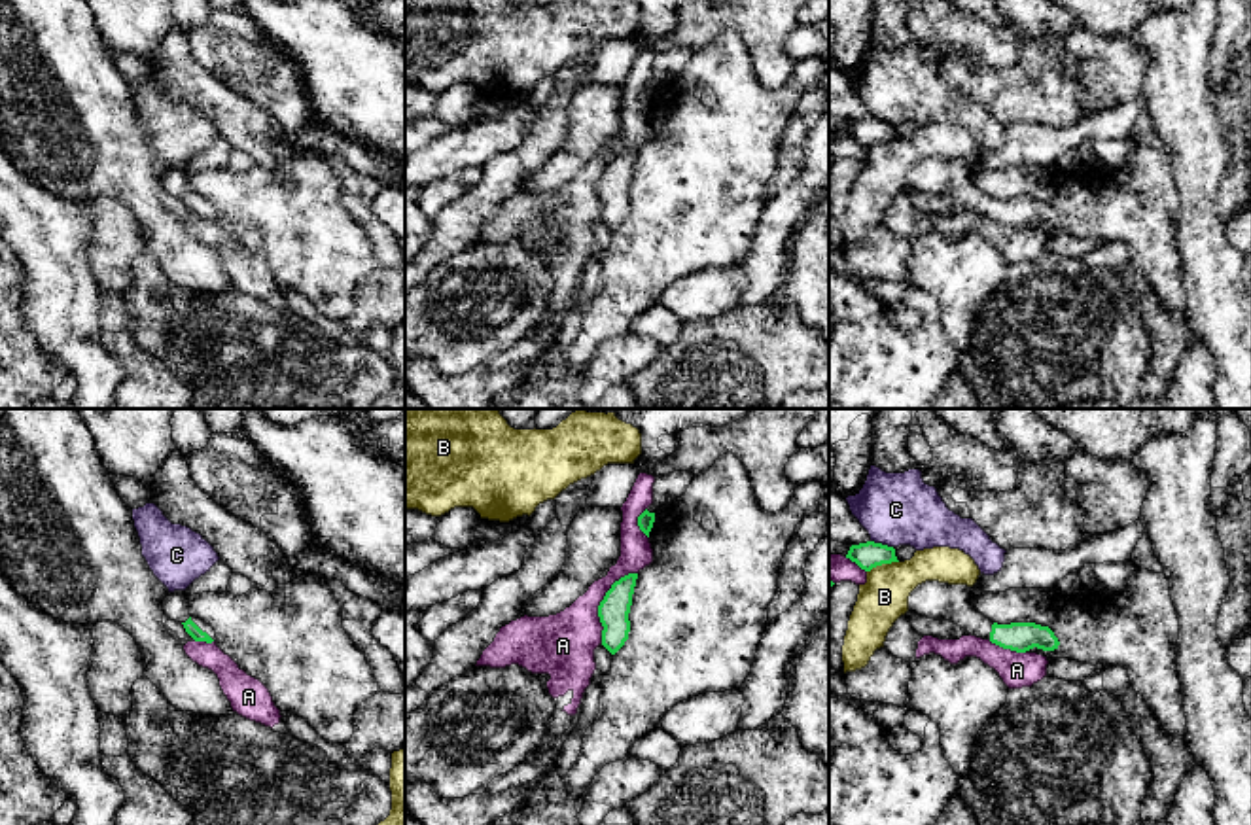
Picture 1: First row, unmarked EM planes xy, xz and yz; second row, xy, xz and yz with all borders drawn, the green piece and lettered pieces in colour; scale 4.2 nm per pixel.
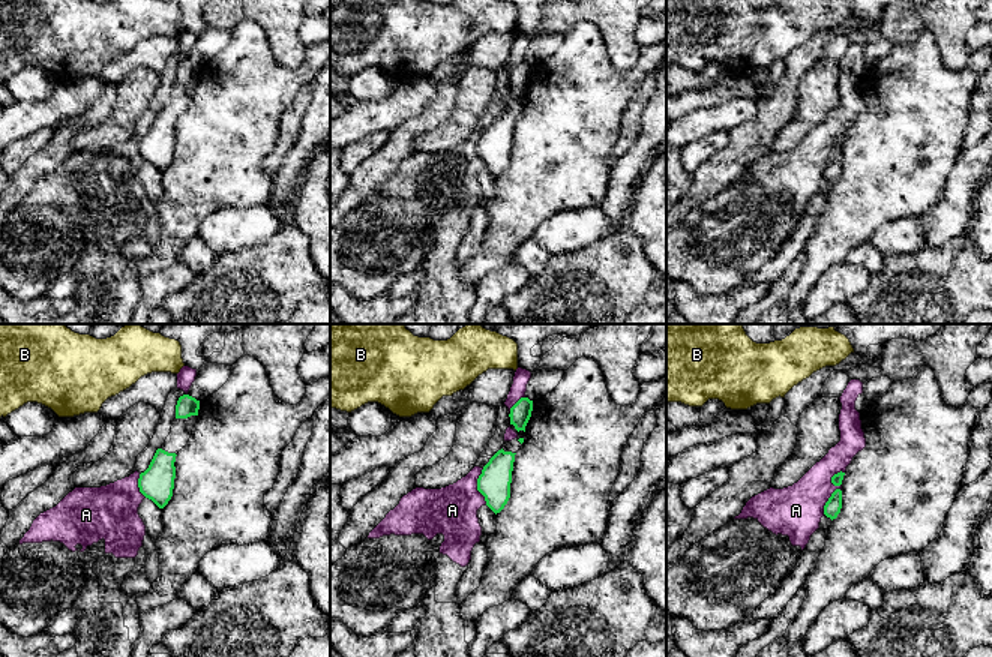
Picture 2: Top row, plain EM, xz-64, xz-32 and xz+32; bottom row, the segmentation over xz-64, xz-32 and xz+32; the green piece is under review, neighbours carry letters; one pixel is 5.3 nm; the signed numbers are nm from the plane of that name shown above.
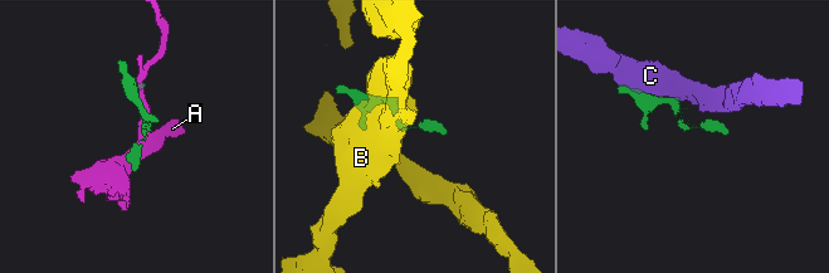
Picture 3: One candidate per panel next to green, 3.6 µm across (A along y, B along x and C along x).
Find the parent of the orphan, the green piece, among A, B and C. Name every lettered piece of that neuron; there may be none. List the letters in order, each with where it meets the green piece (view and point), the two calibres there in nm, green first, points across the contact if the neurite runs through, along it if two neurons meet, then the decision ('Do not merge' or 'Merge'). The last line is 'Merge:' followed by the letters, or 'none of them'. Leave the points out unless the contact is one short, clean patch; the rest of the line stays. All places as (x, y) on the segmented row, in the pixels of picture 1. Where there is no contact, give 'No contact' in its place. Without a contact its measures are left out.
A: Touches green at xz (600, 602). Thickness 130 nm (green) against 280 nm. Do not merge
B: Touches green at yz (882, 562). Thickness 120 nm (green) against 200 nm. Do not merge
C: Touches green at yz (882, 545). Thickness 120 nm (green) against 300 nm. Do not merge
Merge: none of them

